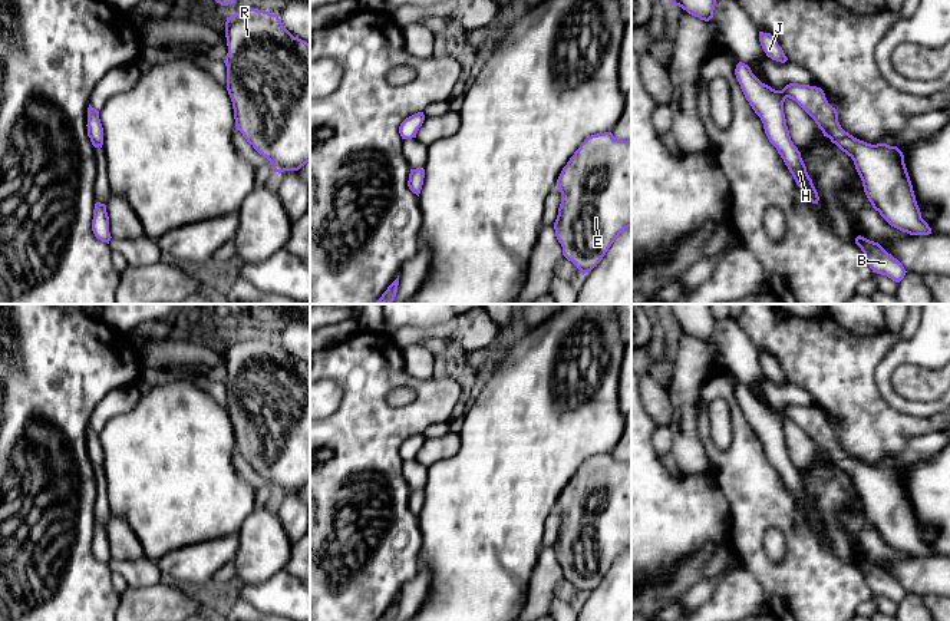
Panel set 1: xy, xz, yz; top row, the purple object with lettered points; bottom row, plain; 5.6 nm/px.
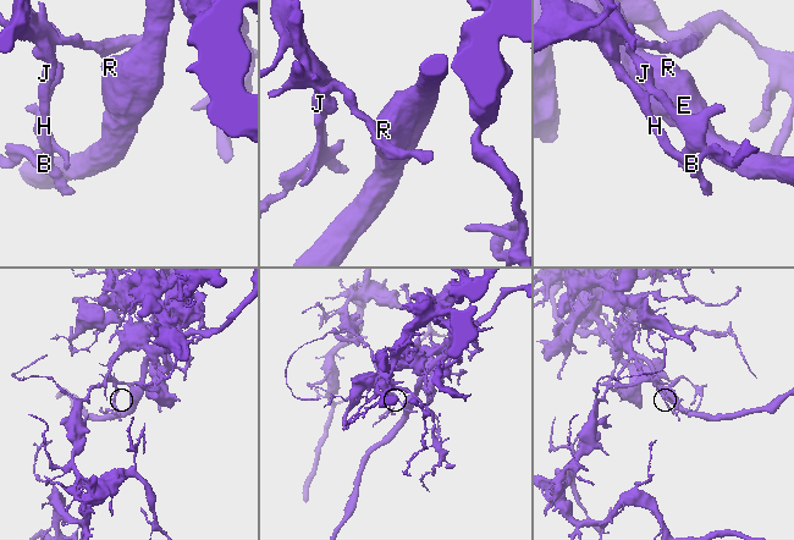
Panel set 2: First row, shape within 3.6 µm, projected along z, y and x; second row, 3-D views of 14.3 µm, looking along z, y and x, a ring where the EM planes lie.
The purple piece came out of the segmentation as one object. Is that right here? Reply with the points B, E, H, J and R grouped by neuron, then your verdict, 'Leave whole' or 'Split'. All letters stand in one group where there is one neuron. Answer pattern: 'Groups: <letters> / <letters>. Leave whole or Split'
Groups: B H / E J R. Split

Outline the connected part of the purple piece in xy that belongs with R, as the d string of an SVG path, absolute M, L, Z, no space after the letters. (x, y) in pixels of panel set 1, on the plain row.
M245 330L227 338L225 359L227 412L232 423L235 449L271 483L274 493L298 492L310 483L310 366L294 359L277 336L258 330Z

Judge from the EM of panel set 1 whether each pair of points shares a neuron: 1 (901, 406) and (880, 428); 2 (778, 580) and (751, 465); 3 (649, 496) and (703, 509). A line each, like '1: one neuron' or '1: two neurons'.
1: two neurons
2: one neuron
3: one neuron

